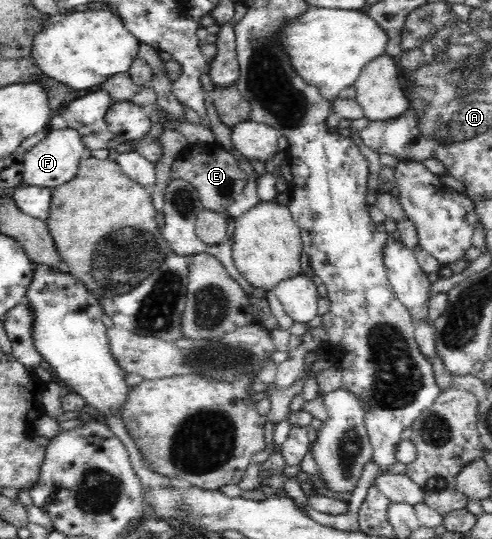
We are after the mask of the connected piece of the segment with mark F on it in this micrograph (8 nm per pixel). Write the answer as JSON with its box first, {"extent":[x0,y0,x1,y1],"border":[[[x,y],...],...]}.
{"extent":[23,126,90,188],"border":[[[69,126],[63,129],[50,129],[34,147],[26,151],[23,159],[23,184],[55,188],[74,179],[82,158],[90,157],[90,150],[83,143],[79,131]]]}

